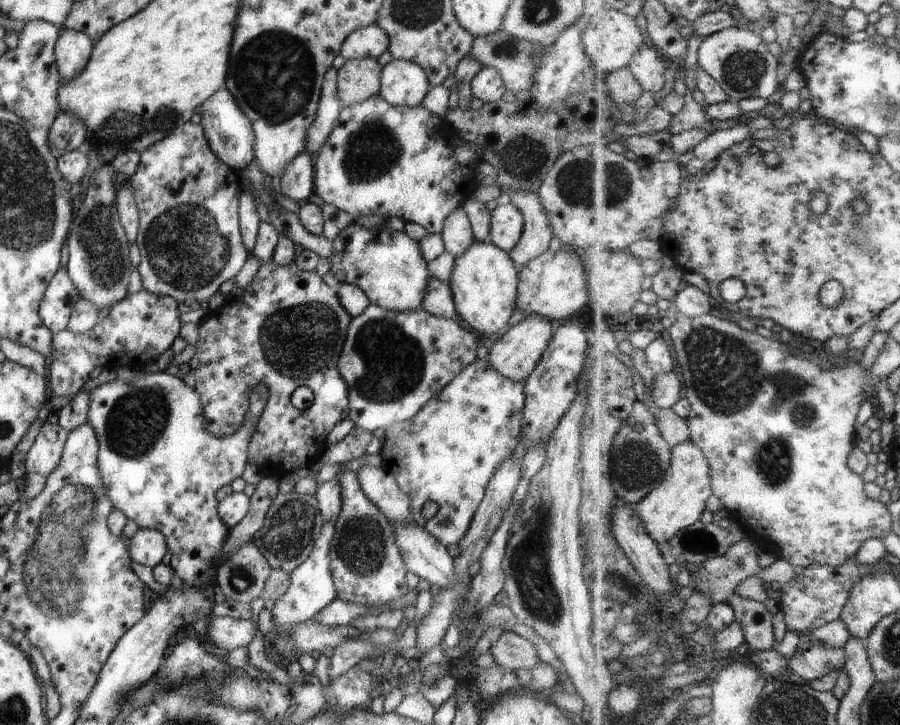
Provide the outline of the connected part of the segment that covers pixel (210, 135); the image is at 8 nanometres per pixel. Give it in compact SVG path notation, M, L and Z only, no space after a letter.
M225 86L206 98L199 105L199 108L199 125L204 130L211 152L226 167L241 172L244 166L254 158L254 132L251 130L250 120L245 116L245 113L240 109L240 106Z

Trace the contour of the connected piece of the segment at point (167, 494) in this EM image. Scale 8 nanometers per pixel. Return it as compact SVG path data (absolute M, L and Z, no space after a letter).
M136 370L134 376L130 380L124 380L115 378L112 381L95 386L90 390L89 406L87 411L86 422L90 424L90 427L95 431L98 451L96 454L96 463L100 477L102 478L102 485L105 494L112 502L113 508L120 510L127 519L133 520L140 529L153 529L159 531L166 540L167 550L171 552L169 558L170 567L176 572L183 583L192 584L195 588L208 589L215 588L215 573L212 572L212 560L217 554L217 551L221 548L223 541L228 531L228 526L221 520L221 517L217 512L217 503L215 499L215 491L225 484L240 476L243 467L247 464L247 445L250 434L252 433L253 425L256 423L262 408L265 406L266 398L268 397L268 391L262 384L258 384L252 388L248 396L248 412L244 416L244 422L241 426L241 430L235 431L229 436L213 436L210 432L204 429L204 418L201 410L201 403L199 402L199 395L194 387L185 385L185 382L178 378L176 375L168 375L165 371L156 371L154 373L145 373L142 370Z

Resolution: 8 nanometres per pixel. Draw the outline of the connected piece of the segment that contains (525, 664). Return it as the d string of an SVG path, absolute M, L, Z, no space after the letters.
M505 629L487 652L497 666L510 671L530 669L539 662L531 642Z

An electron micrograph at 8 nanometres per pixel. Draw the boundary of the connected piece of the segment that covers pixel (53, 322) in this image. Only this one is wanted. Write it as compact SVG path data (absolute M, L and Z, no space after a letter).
M59 267L43 291L38 315L53 334L66 328L69 315L78 301L78 292L65 267Z

